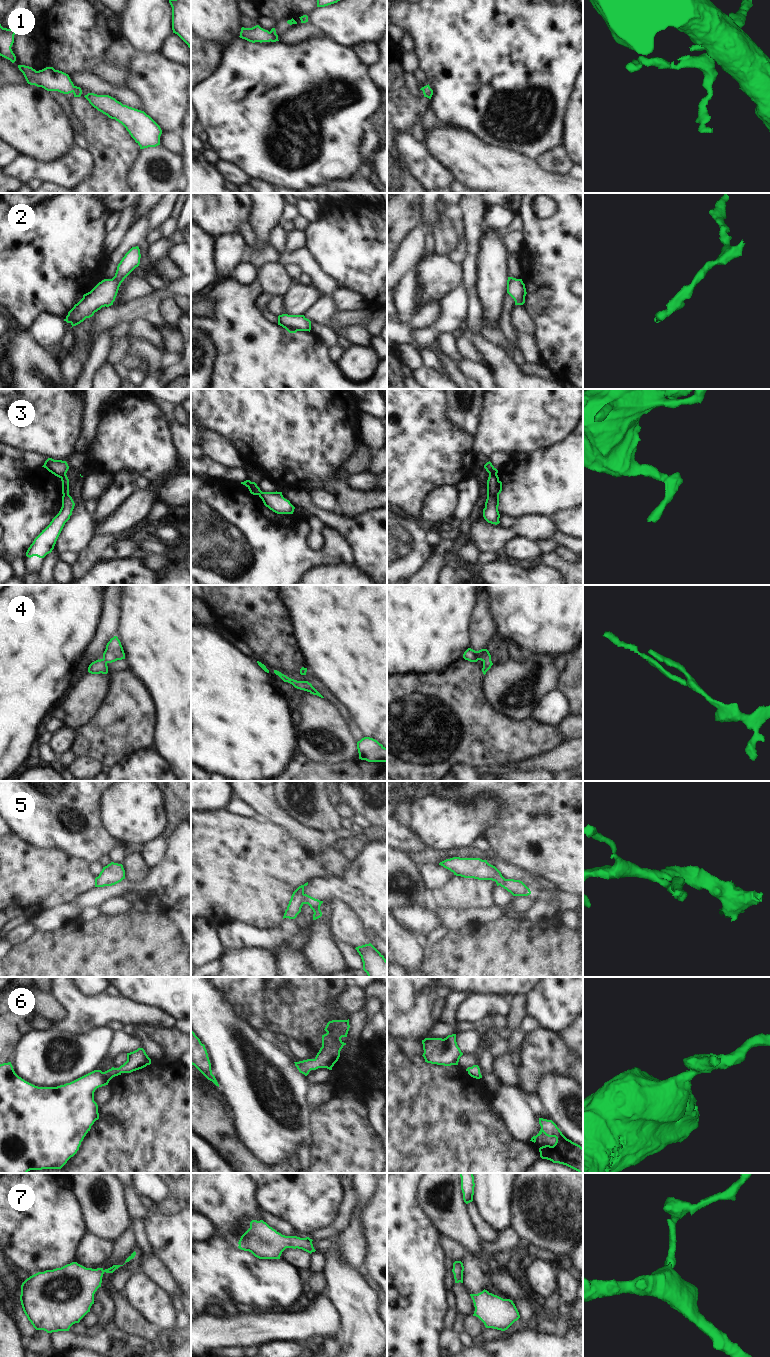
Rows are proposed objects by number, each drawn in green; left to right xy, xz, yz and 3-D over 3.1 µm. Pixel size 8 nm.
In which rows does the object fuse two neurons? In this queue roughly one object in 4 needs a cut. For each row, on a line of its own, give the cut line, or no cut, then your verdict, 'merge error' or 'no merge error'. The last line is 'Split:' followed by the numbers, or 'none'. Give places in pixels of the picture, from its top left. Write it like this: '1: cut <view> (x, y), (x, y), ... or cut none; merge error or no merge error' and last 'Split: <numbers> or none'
1: cut none; no merge error
2: cut none; no merge error
3: cut yz (494, 468), (489, 474); merge error
4: cut none; no merge error
5: cut none; no merge error
6: cut none; no merge error
7: cut none; no merge error
Split: 3

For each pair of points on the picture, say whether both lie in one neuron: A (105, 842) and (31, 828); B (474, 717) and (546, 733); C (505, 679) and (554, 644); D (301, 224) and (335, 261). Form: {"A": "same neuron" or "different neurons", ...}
{"A": "same neuron", "B": "same neuron", "C": "different neurons", "D": "different neurons"}

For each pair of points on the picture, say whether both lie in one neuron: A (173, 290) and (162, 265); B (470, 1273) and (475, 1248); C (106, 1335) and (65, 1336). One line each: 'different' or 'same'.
A: different
B: different
C: same

